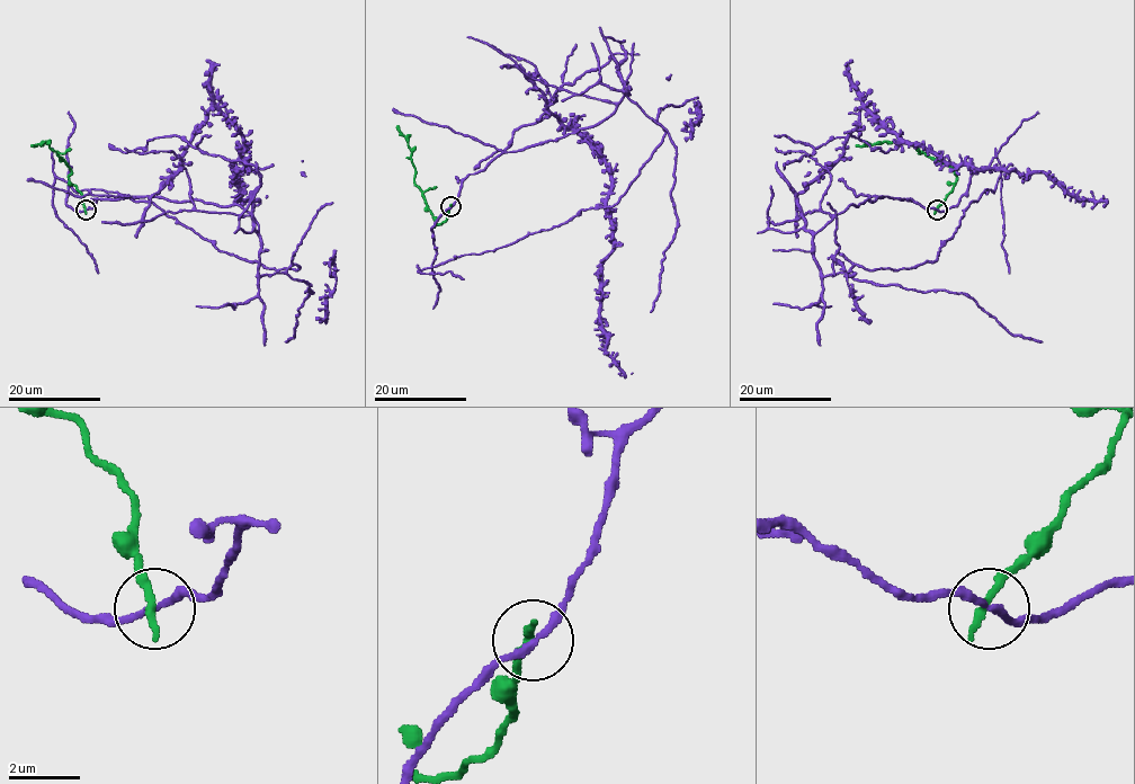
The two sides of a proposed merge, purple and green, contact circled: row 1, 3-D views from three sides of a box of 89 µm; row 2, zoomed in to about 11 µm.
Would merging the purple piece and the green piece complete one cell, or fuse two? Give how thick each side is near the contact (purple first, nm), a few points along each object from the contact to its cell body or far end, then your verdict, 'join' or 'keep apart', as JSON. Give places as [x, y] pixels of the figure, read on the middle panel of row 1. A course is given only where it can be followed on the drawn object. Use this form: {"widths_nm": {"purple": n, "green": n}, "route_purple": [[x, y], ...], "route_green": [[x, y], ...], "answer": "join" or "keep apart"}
{"widths_nm": {"purple": 180, "green": 280}, "route_purple": [[452, 206], [464, 180], [502, 153], [605, 119], [625, 83], [666, 132], [611, 206], [418, 270], [464, 278]], "route_green": [[452, 206], [448, 217], [434, 226], [436, 224], [425, 196], [414, 183], [408, 140], [396, 125]], "answer": "keep apart"}

